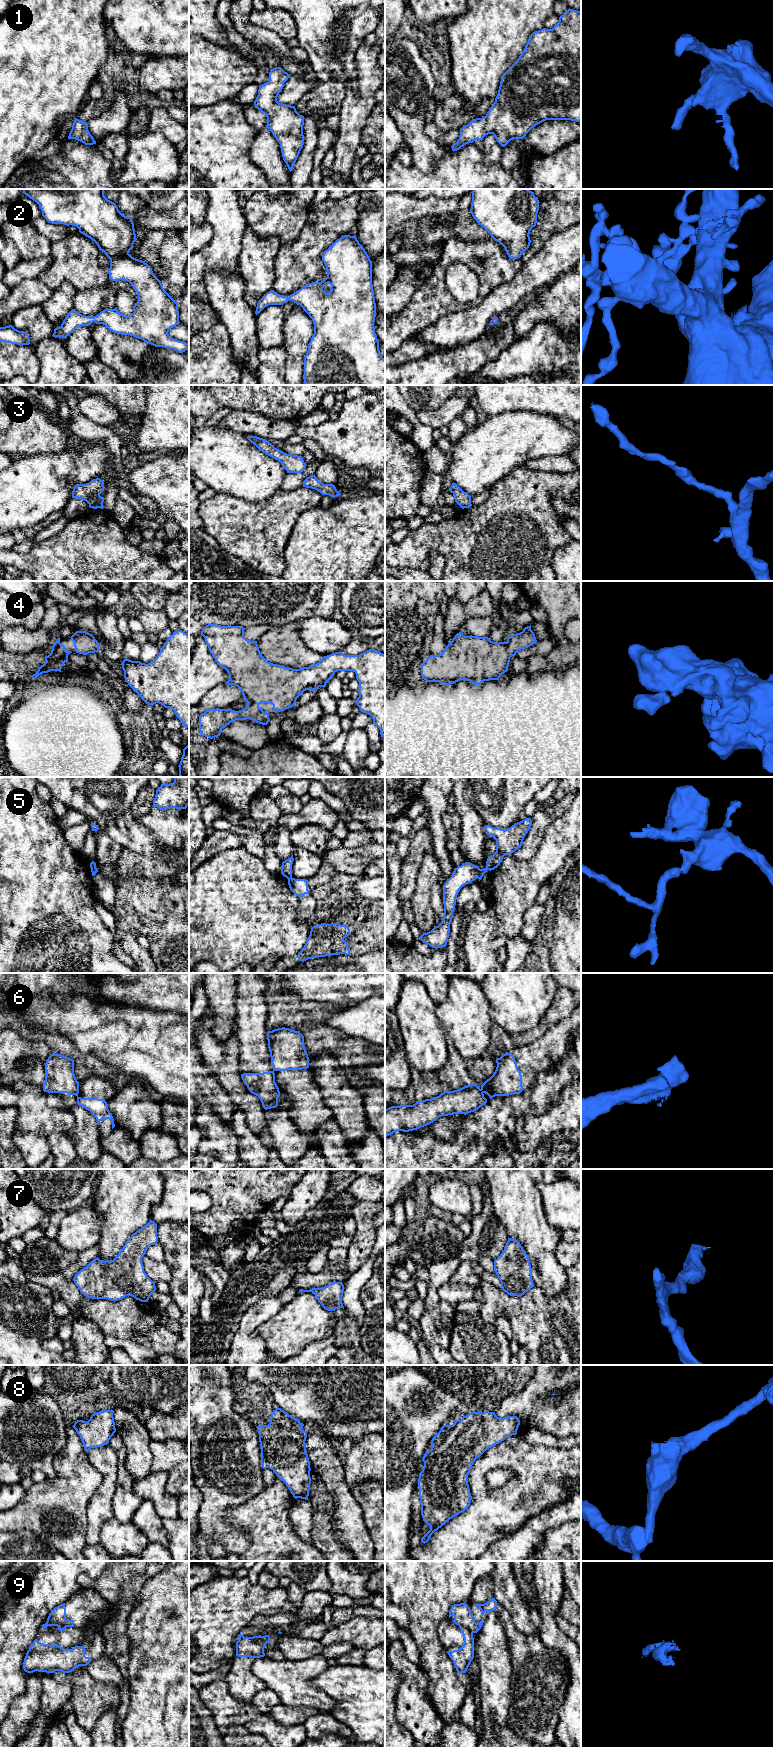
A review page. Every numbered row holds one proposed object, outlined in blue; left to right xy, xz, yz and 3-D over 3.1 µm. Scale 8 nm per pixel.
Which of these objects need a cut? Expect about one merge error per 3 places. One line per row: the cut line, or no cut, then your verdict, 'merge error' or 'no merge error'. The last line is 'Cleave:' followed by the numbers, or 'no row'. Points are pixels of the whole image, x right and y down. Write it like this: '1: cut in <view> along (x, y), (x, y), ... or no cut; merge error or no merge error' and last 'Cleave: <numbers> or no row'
1: no cut; no merge error
2: no cut; no merge error
3: no cut; no merge error
4: no cut; no merge error
5: cut in xz along (291, 877), (288, 879); merge error
6: cut in yz along (480, 1089), (483, 1092); merge error
7: no cut; no merge error
8: no cut; no merge error
9: cut in yz along (459, 1626), (465, 1626), (473, 1632); merge error
Cleave: 5, 6, 9

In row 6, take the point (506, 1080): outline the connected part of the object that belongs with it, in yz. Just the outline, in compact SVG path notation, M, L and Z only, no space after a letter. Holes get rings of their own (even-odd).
M506 1052L496 1059L496 1063L497 1067L493 1075L481 1085L482 1092L490 1099L495 1096L520 1094L524 1089L515 1057Z

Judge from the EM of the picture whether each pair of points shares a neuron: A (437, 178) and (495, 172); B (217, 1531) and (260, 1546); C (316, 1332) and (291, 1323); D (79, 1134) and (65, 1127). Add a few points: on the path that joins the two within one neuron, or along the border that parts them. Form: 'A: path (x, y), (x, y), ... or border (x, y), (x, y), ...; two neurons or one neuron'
A: path (451, 178), (481, 178); one neuron
B: border (232, 1526), (248, 1534), (249, 1546), (245, 1550); two neurons
C: path (310, 1326), (307, 1323), (297, 1323); one neuron
D: border (74, 1119), (74, 1125), (68, 1131); two neurons

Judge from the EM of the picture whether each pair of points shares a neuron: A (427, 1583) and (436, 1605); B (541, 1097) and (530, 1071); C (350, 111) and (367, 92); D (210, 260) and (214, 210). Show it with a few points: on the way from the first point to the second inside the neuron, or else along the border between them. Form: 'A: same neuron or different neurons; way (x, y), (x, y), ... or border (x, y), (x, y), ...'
A: same neuron; way (427, 1588), (427, 1596), (431, 1600)
B: different neurons; border (545, 1071), (541, 1072), (524, 1090)
C: same neuron; way (355, 106), (364, 97)
D: same neuron; way (219, 248), (219, 222)

